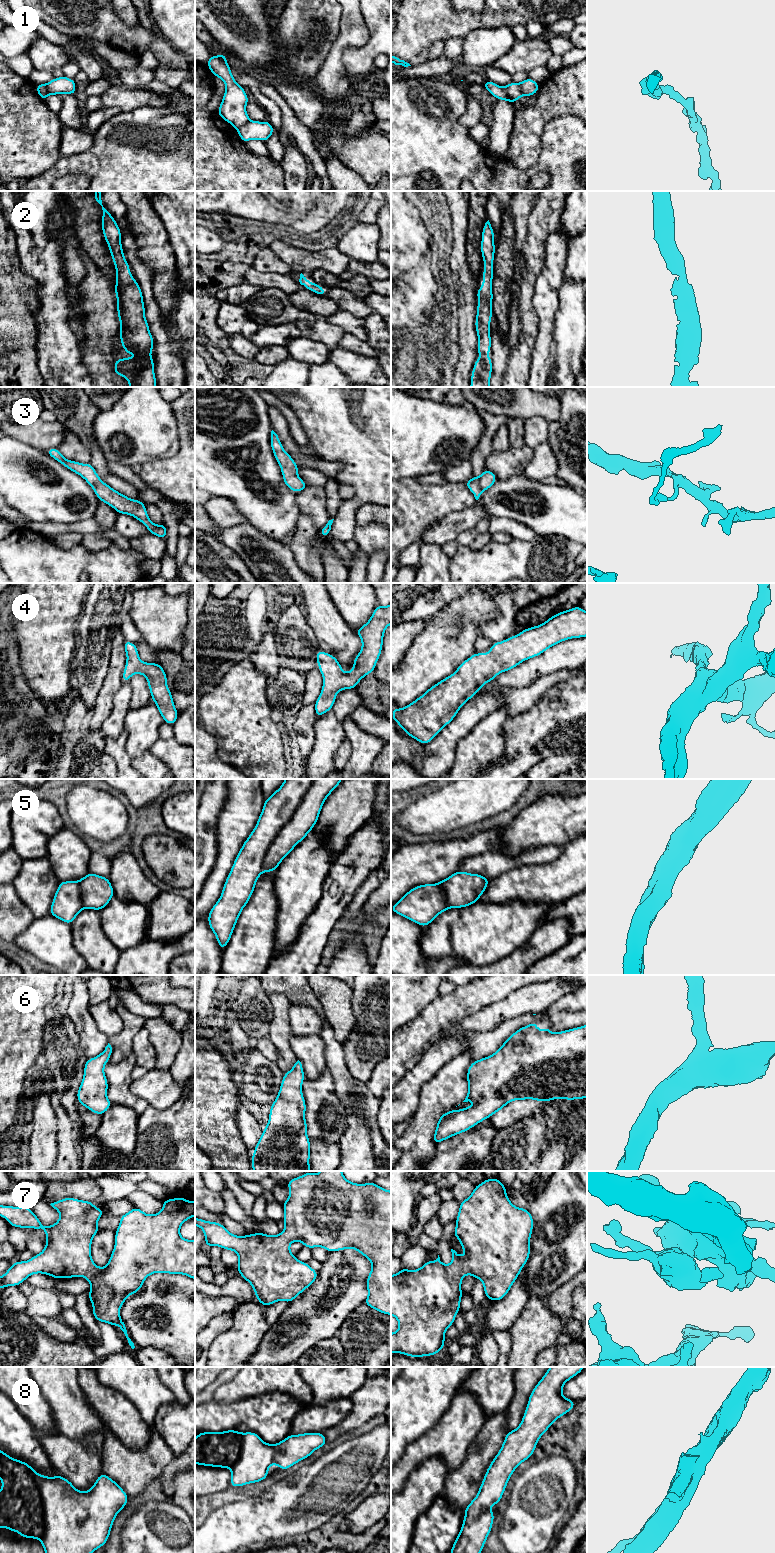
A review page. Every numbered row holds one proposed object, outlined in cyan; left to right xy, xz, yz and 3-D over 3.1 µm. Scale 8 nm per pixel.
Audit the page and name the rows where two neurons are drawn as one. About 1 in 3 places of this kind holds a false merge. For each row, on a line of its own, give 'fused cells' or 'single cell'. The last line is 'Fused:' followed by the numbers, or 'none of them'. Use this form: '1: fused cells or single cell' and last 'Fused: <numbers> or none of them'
1: fused cells
2: single cell
3: single cell
4: single cell
5: fused cells
6: single cell
7: single cell
8: single cell
Fused: 1, 5

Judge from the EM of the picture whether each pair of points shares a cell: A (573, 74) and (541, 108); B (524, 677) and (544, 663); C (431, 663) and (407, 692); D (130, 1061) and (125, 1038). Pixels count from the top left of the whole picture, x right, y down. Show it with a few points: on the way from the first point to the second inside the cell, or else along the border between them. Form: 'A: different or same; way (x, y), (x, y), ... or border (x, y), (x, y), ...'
A: same; way (567, 82), (549, 100)
B: same; way (529, 672), (539, 666)
C: same; way (424, 670), (409, 685)
D: different; border (132, 1052), (117, 1062), (109, 1061)

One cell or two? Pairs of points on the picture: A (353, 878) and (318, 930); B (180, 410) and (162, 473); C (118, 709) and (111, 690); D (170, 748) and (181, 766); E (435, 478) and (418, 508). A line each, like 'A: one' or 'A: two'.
A: one
B: one
C: two
D: one
E: two

